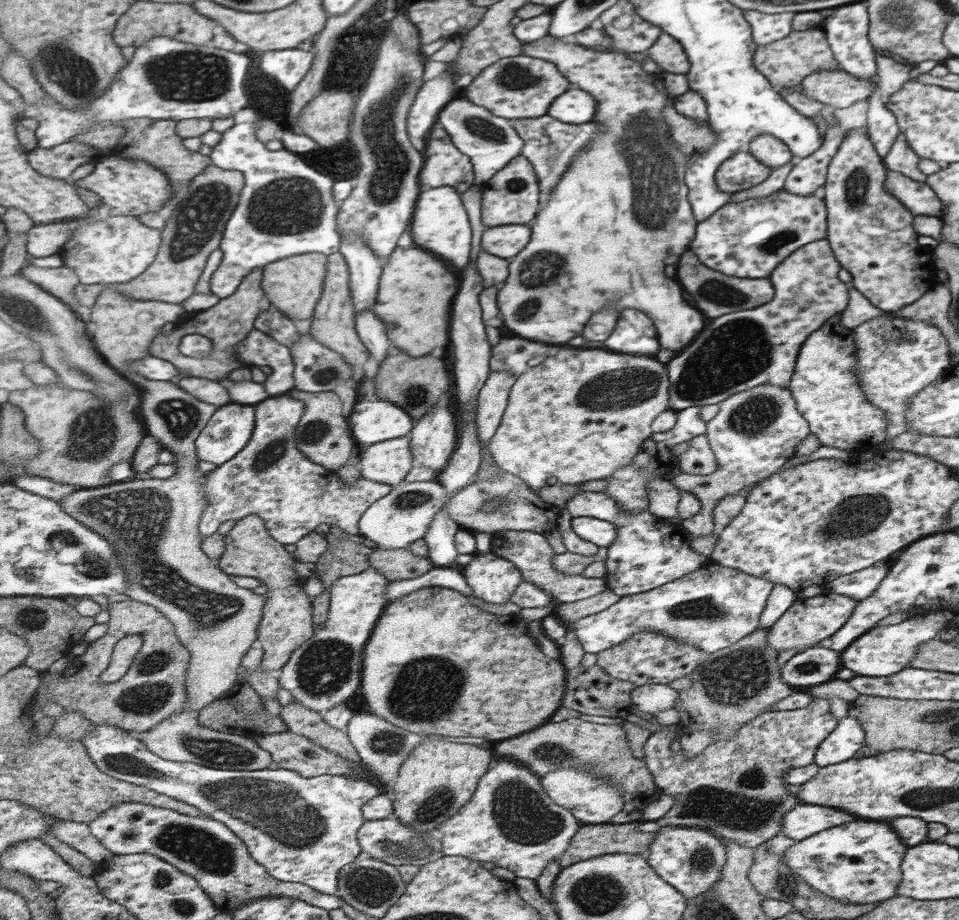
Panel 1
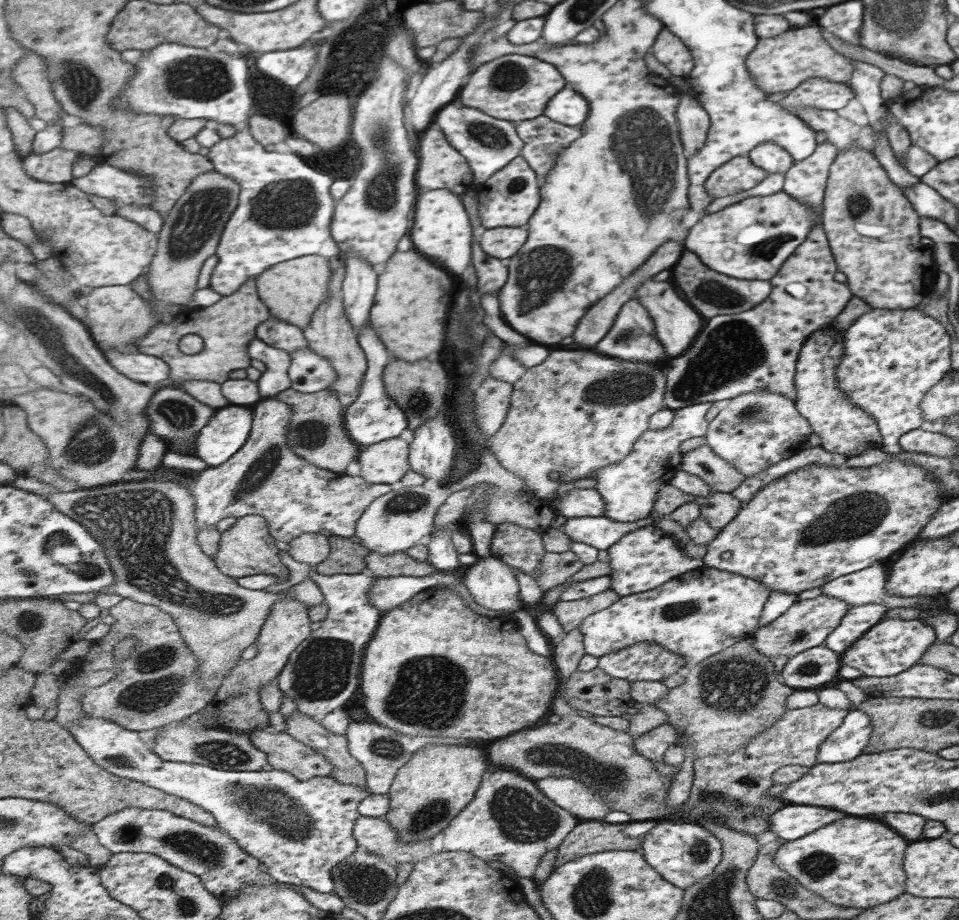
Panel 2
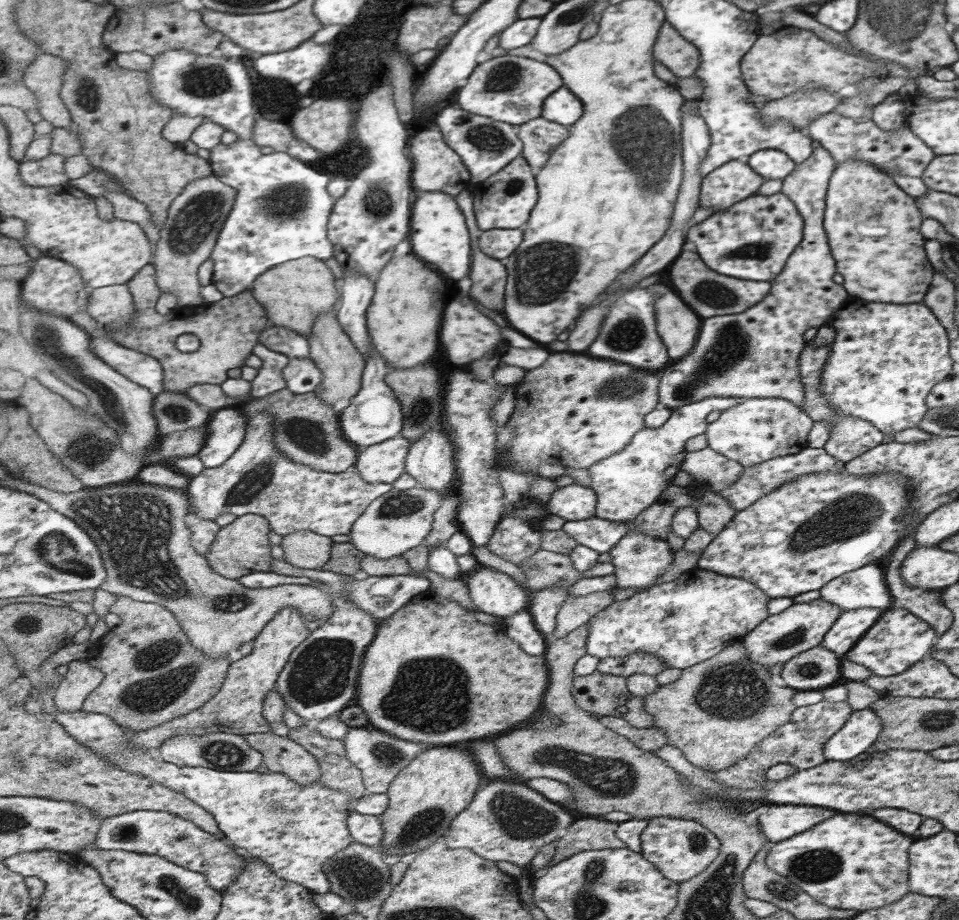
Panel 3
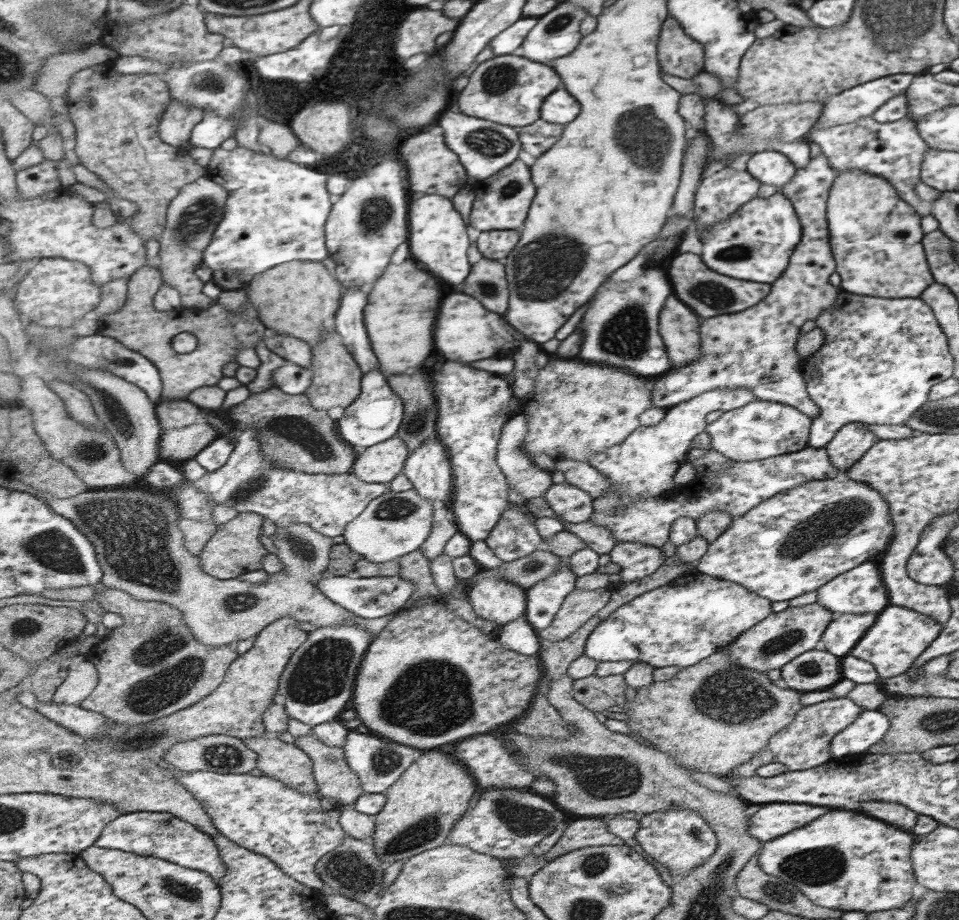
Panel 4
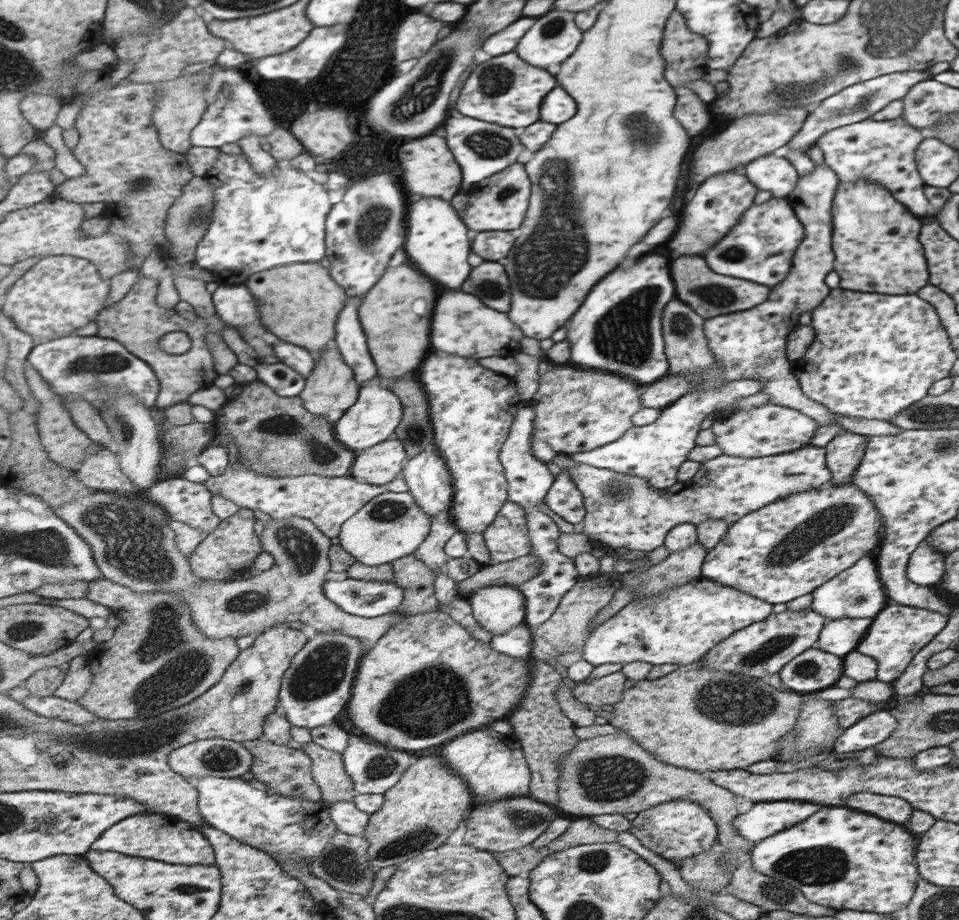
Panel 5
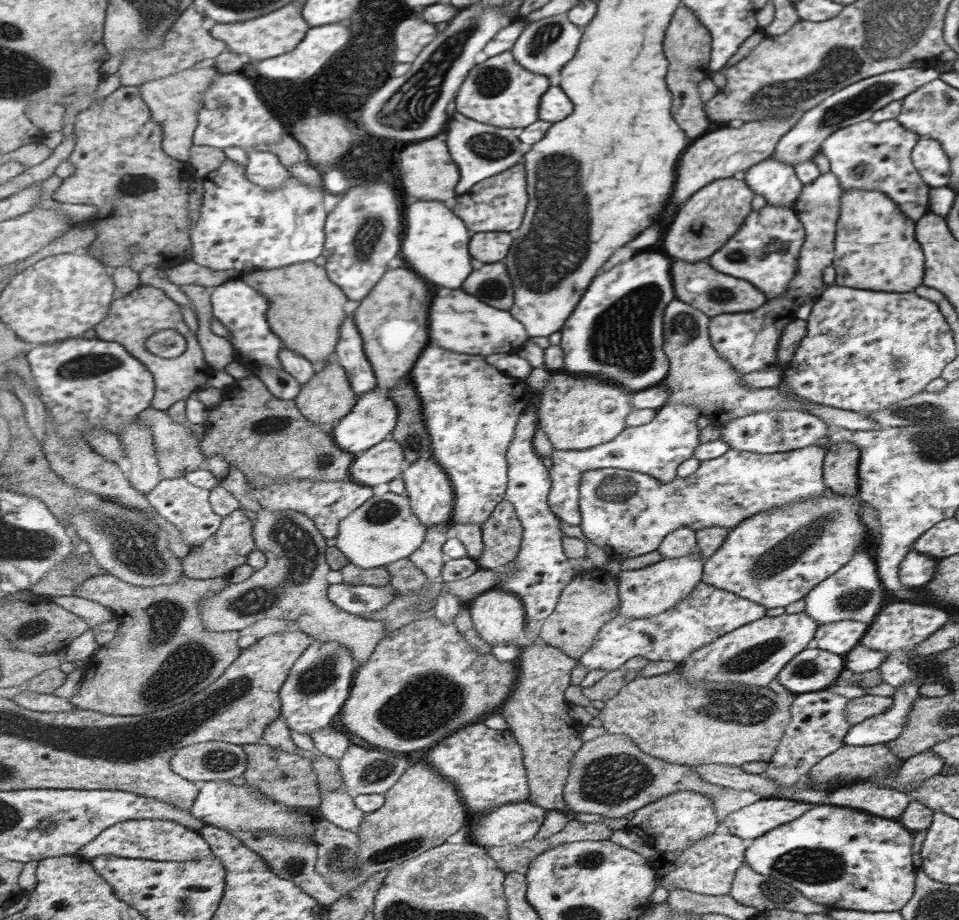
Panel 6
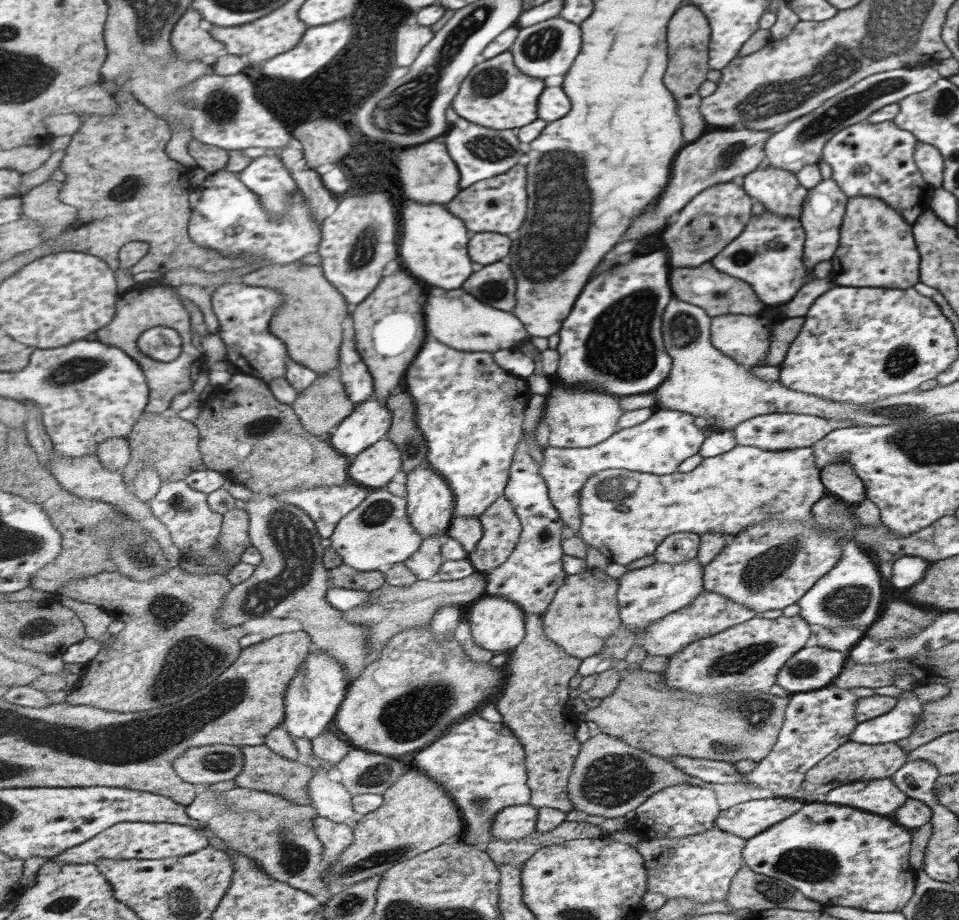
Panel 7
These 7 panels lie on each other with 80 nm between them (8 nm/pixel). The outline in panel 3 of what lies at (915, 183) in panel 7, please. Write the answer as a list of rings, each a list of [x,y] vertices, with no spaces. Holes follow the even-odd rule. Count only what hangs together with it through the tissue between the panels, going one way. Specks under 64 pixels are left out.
[[[831,111],[817,115],[812,118],[810,123],[806,128],[808,137],[819,142],[821,148],[828,150],[835,164],[843,162],[845,159],[859,159],[873,163],[873,166],[891,178],[899,173],[919,178],[934,157],[932,150],[925,146],[920,138],[913,135],[913,132],[909,131],[905,121],[901,127],[897,127],[893,131],[881,131],[881,128],[877,127],[872,119],[855,121],[855,119]]]

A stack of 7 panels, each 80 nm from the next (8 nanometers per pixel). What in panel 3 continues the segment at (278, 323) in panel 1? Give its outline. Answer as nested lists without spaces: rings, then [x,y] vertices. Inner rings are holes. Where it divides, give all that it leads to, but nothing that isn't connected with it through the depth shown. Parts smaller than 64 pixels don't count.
[[[270,324],[267,330],[263,330],[260,343],[273,351],[287,355],[291,361],[295,358],[310,358],[309,338],[289,328]]]

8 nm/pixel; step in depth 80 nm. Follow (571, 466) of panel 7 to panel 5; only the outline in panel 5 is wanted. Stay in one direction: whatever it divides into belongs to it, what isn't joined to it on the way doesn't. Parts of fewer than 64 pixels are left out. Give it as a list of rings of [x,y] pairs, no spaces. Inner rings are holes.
[[[742,378],[733,382],[723,383],[715,390],[698,390],[685,394],[665,409],[651,424],[633,425],[617,442],[606,444],[589,452],[567,454],[577,464],[587,464],[595,468],[613,470],[617,473],[645,479],[649,486],[663,490],[676,483],[679,466],[688,460],[688,454],[695,448],[695,436],[699,432],[699,424],[703,418],[715,408],[733,408],[735,401],[751,397],[763,388],[758,380]],[[563,469],[556,477],[545,502],[553,512],[573,525],[583,522],[588,513],[584,494],[579,490],[569,469]]]

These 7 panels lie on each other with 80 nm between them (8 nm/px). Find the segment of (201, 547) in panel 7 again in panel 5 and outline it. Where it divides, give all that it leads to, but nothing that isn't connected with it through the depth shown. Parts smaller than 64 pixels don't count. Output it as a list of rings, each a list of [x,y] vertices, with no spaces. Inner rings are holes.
[[[183,476],[155,484],[146,494],[151,501],[162,506],[171,521],[181,521],[212,533],[222,521],[212,507],[213,494],[206,484],[197,484]]]

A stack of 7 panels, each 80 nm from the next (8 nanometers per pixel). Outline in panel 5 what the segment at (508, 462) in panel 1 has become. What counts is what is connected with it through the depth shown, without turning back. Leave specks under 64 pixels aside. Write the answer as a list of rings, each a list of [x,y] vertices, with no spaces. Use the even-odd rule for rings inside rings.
[[[568,364],[550,365],[548,371],[540,376],[538,394],[531,400],[535,409],[536,421],[534,440],[544,440],[558,454],[589,452],[606,444],[617,442],[634,425],[634,414],[641,411],[641,392],[643,387],[631,379],[603,370],[583,370]]]

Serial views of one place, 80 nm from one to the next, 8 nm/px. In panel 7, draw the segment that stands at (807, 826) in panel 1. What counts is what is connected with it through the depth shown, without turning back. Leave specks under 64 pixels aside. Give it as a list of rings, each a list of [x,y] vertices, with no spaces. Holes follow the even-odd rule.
[[[785,797],[749,800],[720,811],[714,826],[747,841],[777,822],[790,818],[803,807],[803,802]]]

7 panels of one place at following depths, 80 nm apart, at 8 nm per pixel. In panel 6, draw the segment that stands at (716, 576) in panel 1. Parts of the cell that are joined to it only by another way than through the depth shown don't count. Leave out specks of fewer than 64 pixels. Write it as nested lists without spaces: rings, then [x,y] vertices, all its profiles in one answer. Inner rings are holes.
[[[699,582],[683,600],[661,614],[647,618],[631,618],[617,614],[604,626],[595,645],[579,658],[579,662],[588,668],[588,672],[621,669],[633,657],[641,657],[647,661],[681,662],[694,650],[708,645],[721,635],[764,617],[765,610],[765,606],[759,606],[756,602]]]

